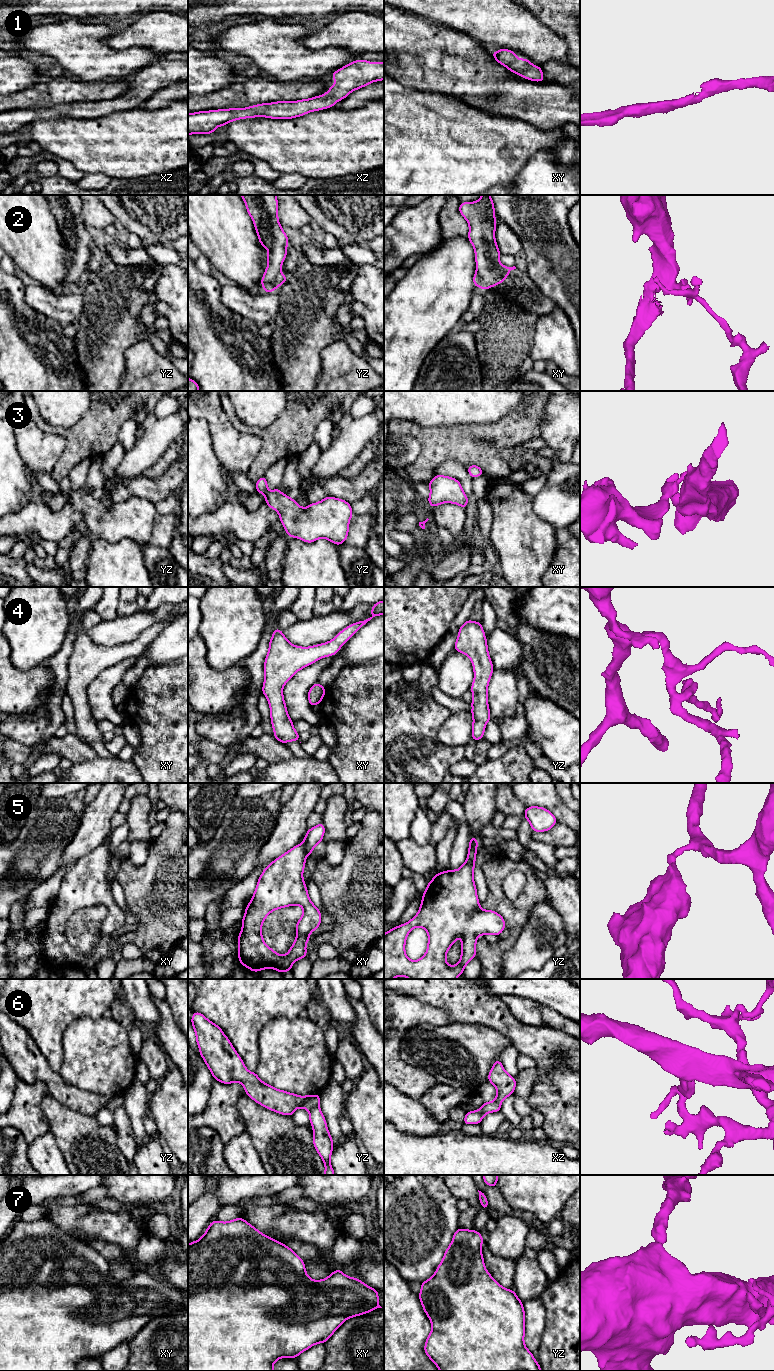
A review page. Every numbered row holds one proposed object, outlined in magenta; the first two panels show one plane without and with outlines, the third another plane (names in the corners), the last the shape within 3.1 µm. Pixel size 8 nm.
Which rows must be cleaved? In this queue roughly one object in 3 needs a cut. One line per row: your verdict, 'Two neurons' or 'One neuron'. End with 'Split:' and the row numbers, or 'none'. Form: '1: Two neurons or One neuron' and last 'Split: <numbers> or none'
1: One neuron
2: Two neurons
3: One neuron
4: One neuron
5: Two neurons
6: Two neurons
7: One neuron
Split: 2, 5, 6

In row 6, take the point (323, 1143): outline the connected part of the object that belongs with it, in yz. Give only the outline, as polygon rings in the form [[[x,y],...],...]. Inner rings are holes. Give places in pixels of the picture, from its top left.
[[[319,1105],[309,1111],[309,1120],[313,1128],[313,1144],[325,1165],[324,1175],[335,1175],[330,1163],[333,1152],[333,1139],[327,1128],[325,1117]]]

